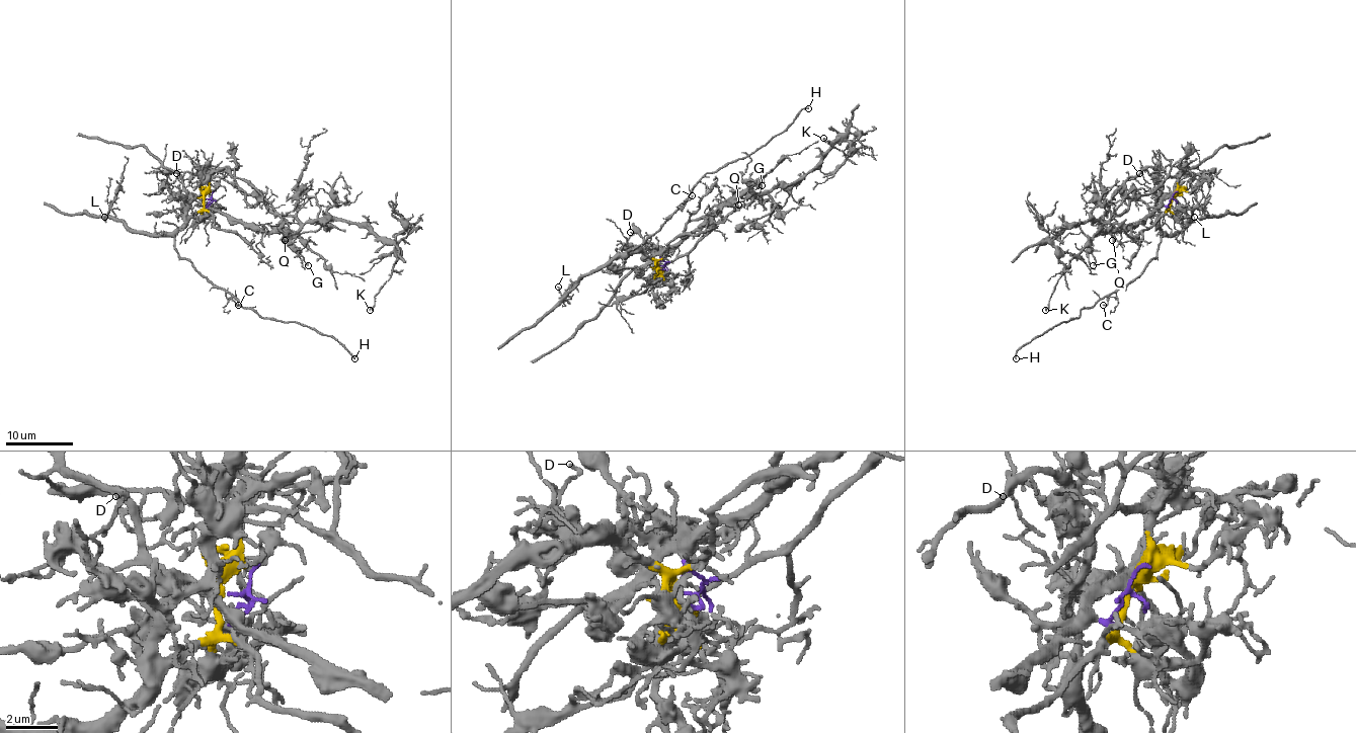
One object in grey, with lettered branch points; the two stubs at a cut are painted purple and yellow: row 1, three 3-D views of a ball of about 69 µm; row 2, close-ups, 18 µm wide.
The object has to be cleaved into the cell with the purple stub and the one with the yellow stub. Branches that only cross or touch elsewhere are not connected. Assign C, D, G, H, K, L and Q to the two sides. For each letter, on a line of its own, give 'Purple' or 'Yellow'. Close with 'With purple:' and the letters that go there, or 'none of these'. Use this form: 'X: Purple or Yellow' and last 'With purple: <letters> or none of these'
C: Yellow
D: Yellow
G: Purple
H: Yellow
K: Purple
L: Yellow
Q: Purple
With purple: G, K, Q

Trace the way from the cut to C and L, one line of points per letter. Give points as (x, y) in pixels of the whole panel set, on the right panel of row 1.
C: (1174, 198), (1160, 219), (1154, 257), (1144, 270), (1116, 289), (1103, 306)
L: (1174, 198), (1160, 219), (1162, 232), (1180, 233), (1192, 222), (1203, 219), (1195, 220), (1193, 217)

